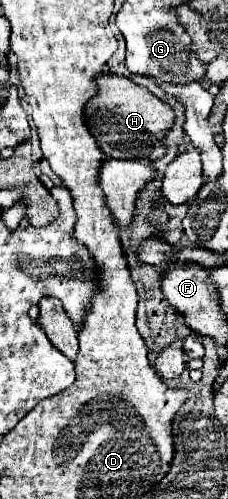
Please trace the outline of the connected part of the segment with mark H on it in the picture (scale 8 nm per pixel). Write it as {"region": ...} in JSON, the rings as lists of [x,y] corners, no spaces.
{"region":[[[102,74],[96,78],[98,94],[86,104],[86,124],[98,146],[108,158],[122,160],[158,160],[166,154],[162,140],[172,130],[174,110],[158,100],[146,88],[134,84],[130,78],[116,74]]]}

